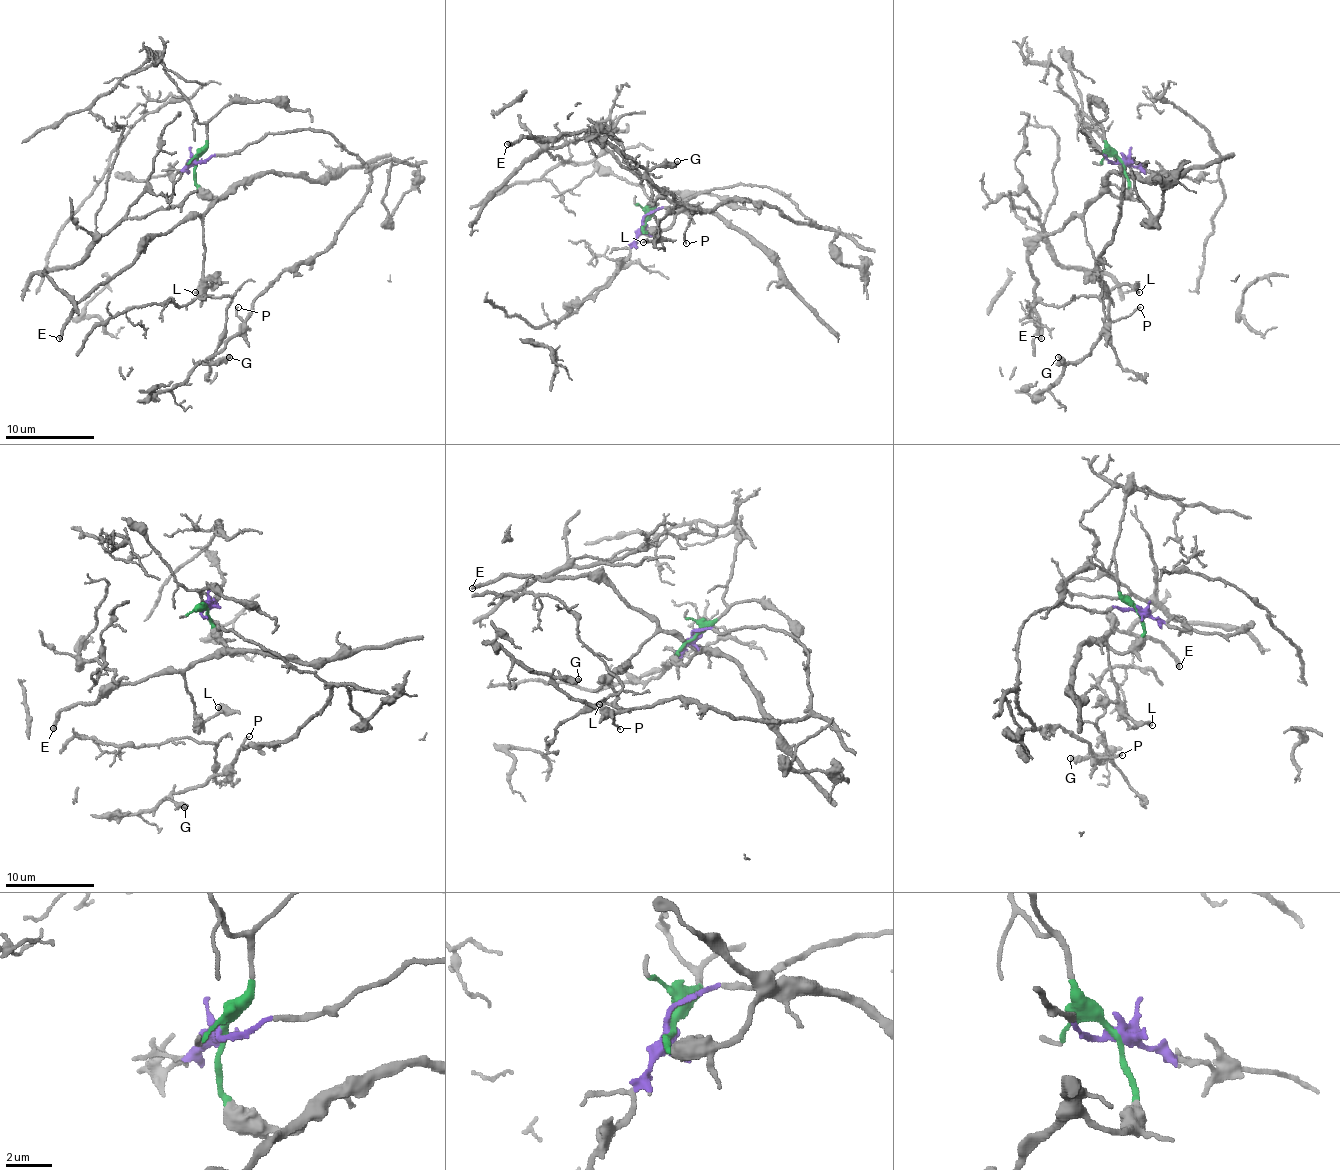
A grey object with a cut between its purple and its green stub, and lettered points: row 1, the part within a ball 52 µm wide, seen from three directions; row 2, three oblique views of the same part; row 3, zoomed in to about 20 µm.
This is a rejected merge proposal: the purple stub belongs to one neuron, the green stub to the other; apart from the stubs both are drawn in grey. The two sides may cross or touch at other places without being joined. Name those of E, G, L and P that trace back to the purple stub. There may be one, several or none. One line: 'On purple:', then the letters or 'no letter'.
On purple: G, P

